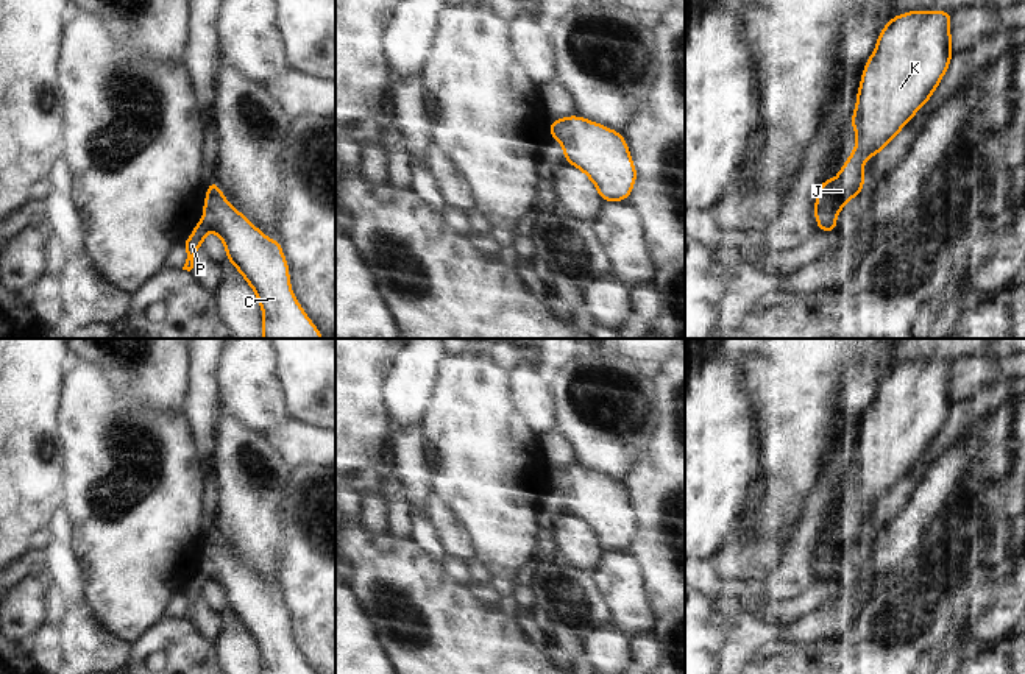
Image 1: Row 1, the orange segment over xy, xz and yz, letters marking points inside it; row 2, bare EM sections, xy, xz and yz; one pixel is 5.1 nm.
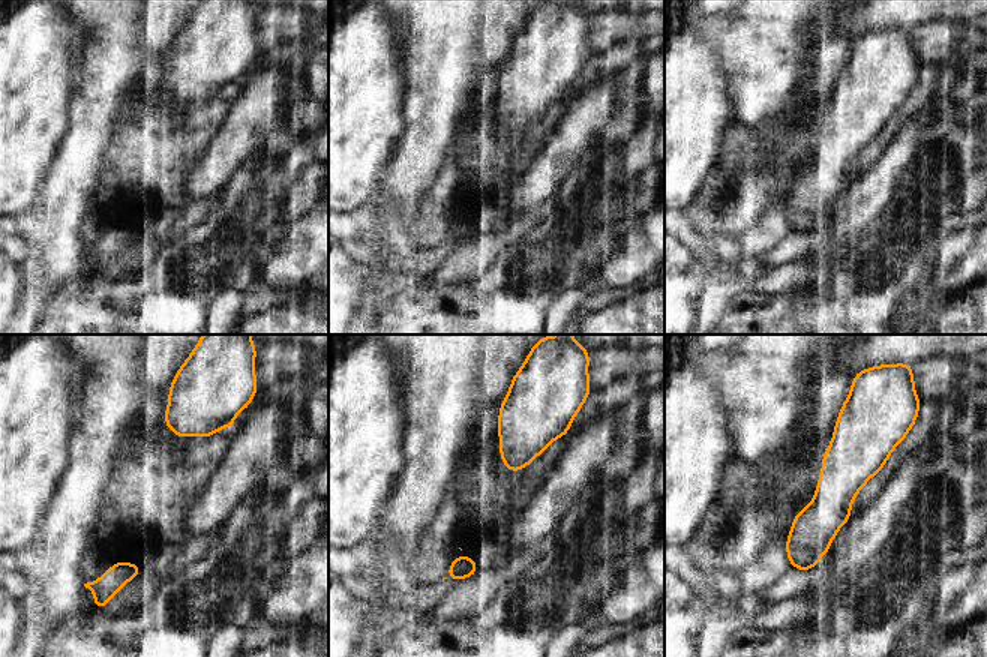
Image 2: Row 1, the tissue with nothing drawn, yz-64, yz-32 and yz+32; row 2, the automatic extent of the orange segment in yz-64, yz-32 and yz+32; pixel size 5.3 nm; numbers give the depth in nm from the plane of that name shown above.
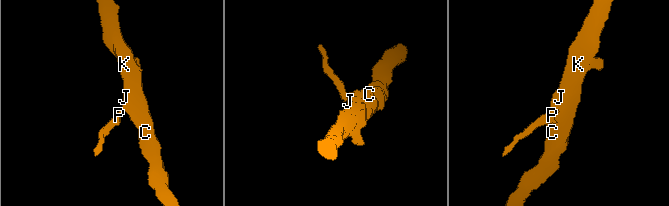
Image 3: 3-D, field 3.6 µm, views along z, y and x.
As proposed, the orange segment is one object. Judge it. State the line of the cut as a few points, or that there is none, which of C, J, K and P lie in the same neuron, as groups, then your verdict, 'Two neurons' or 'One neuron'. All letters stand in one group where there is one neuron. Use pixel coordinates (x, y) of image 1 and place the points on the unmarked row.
No split. Groups: C J K P. One neuron

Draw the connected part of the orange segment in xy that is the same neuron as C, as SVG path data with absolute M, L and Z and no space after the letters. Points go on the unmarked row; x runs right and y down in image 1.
M212 529L206 540L203 569L183 593L187 608L183 619L193 618L193 605L209 579L223 591L228 610L242 623L257 644L262 674L314 674L295 647L281 590L270 590L243 563L236 560Z

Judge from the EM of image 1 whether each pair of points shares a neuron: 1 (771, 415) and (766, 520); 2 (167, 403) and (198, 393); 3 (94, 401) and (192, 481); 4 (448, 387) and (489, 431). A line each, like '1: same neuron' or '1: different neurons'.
1: same neuron
2: different neurons
3: same neuron
4: same neuron

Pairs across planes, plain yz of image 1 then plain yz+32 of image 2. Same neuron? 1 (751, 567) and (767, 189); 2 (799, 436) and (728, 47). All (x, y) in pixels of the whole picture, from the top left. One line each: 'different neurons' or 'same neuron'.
1: same neuron
2: same neuron

